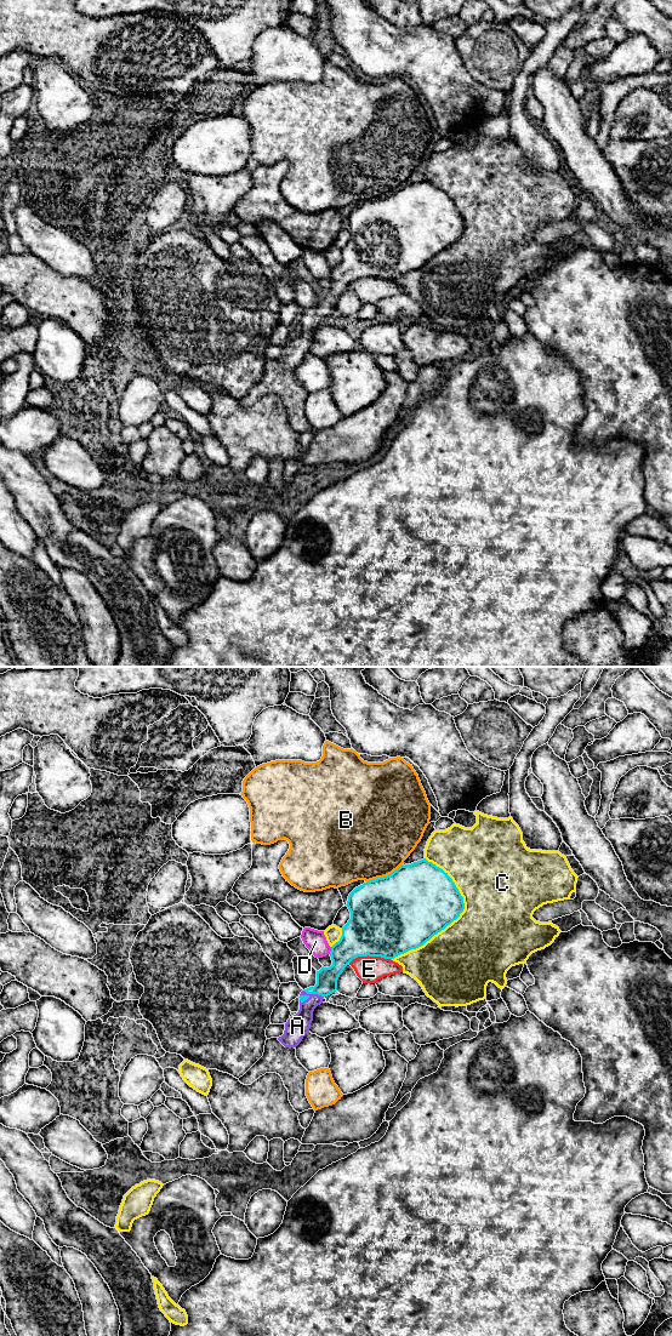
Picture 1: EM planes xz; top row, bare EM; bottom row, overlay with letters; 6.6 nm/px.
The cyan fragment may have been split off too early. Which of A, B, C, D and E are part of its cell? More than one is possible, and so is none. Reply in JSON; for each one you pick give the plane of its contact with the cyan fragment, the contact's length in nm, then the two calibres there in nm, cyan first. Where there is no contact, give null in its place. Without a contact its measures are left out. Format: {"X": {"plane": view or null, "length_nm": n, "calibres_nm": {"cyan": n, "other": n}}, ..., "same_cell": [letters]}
{"A": {"plane": "xz", "length_nm": 170, "calibres_nm": {"cyan": 50, "other": 160}}, "same_cell": ["A"]}

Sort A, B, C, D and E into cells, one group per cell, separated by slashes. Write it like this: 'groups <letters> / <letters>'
groups A / B / C / D / E

